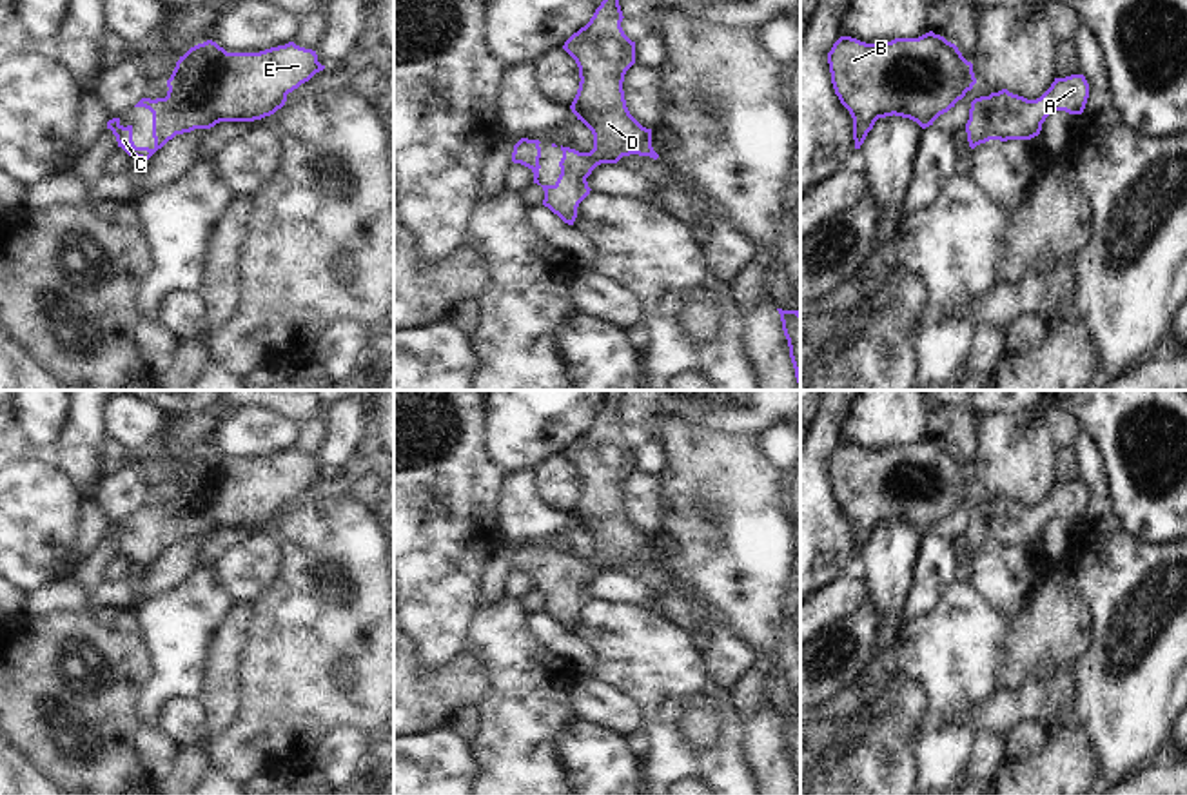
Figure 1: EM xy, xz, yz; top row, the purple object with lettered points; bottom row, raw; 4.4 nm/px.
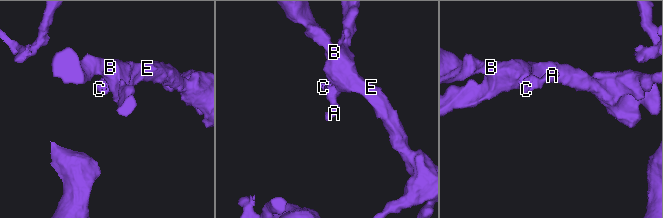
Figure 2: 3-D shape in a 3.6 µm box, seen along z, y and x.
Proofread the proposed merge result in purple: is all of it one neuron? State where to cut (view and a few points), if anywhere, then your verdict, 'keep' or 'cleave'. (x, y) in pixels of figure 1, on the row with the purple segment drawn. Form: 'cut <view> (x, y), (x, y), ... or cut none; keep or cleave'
cut none; keep

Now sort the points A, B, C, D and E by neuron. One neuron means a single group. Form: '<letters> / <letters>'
A B C D E

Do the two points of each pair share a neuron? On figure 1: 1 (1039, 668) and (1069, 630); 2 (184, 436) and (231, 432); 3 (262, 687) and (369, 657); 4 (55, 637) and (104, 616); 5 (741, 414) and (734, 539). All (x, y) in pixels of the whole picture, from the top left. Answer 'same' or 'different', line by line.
1: same
2: different
3: same
4: different
5: different

